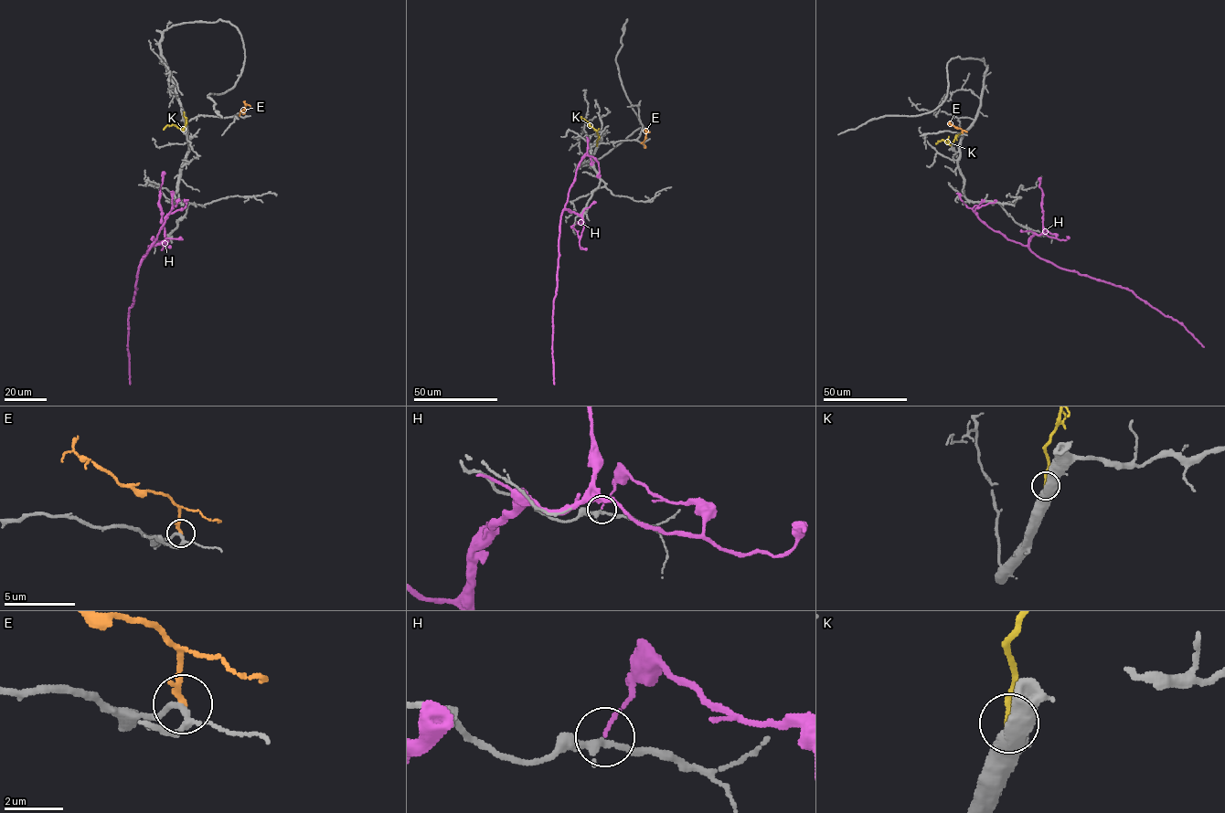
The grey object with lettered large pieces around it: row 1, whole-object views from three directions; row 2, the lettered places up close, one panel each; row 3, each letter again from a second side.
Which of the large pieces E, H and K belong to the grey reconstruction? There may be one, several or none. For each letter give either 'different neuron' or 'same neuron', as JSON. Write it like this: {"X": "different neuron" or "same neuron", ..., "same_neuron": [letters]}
{"E": "different neuron", "H": "different neuron", "K": "same neuron", "same_neuron": ["K"]}

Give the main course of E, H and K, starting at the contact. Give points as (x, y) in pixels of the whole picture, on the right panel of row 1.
E: (962, 132), (960, 129), (951, 125)
H: (1044, 235), (1056, 237), (1036, 234), (1028, 239), (1041, 258), (1127, 288), (1203, 347)
K: (965, 131), (950, 144), (942, 140), (935, 144)

